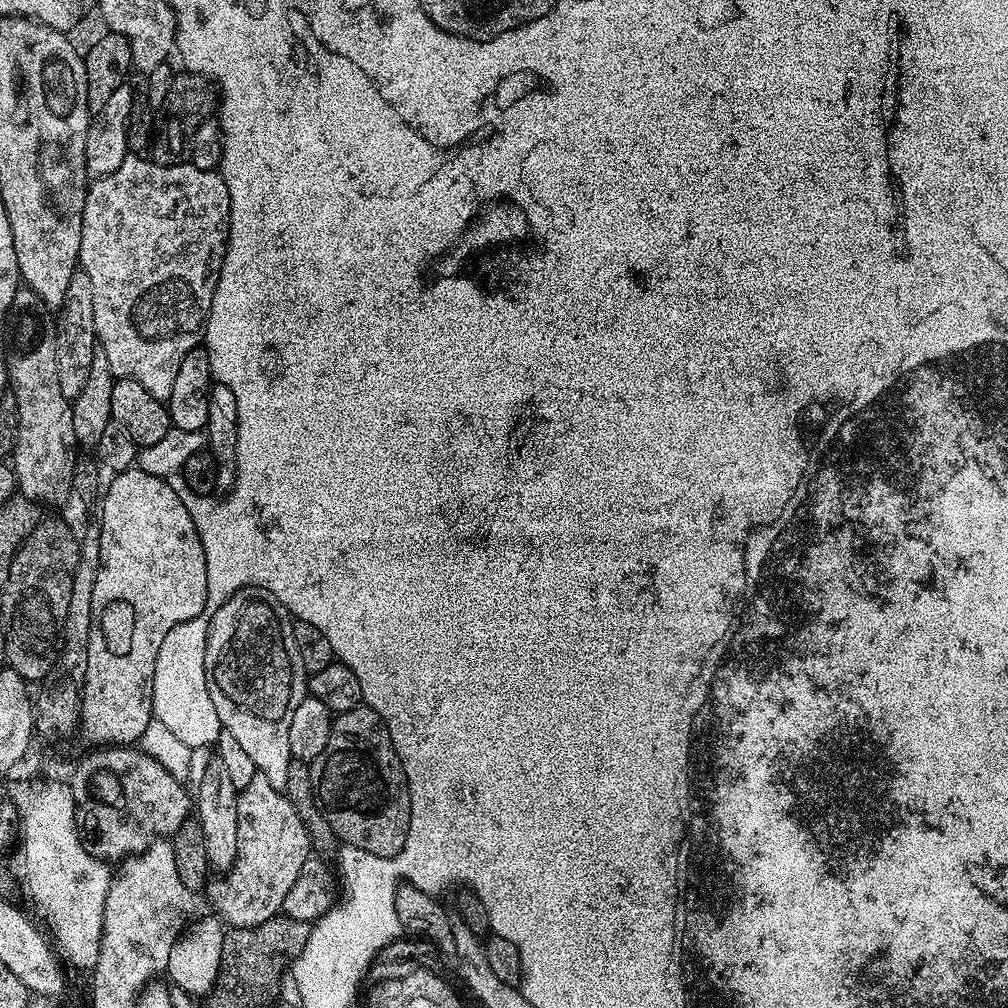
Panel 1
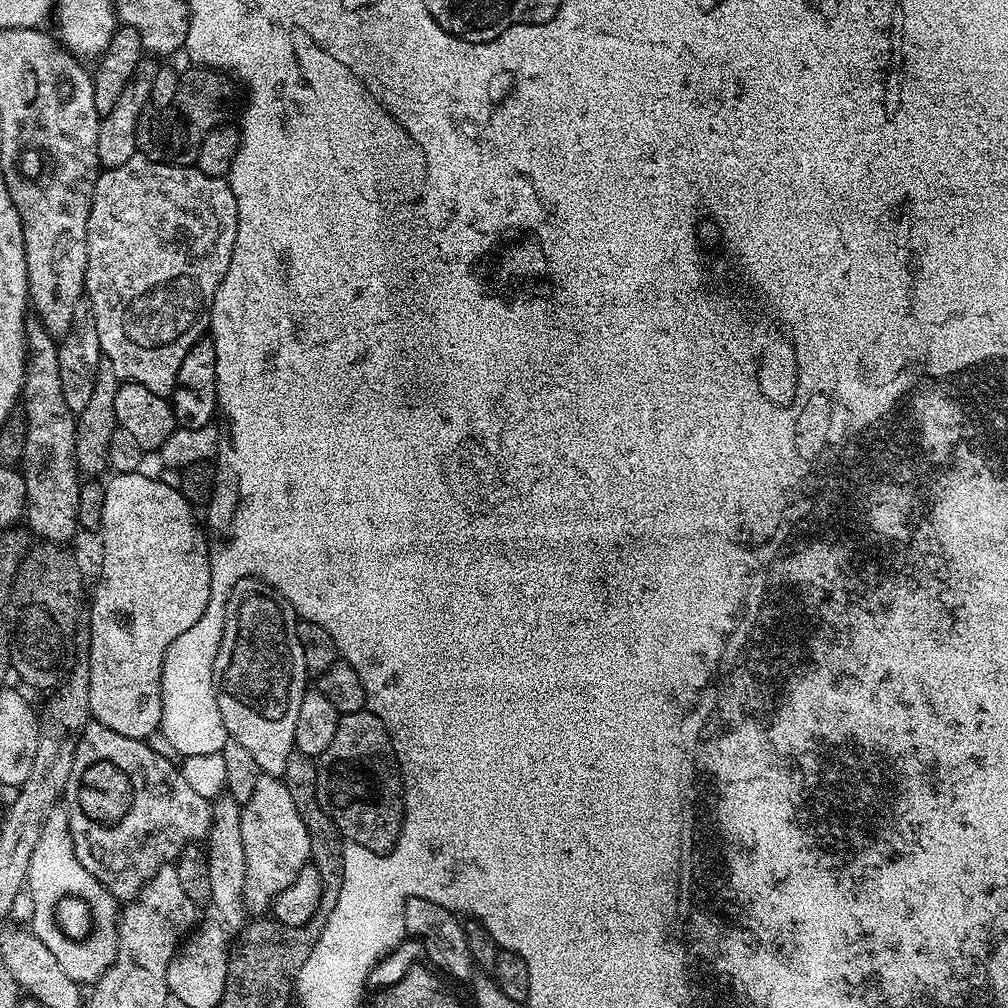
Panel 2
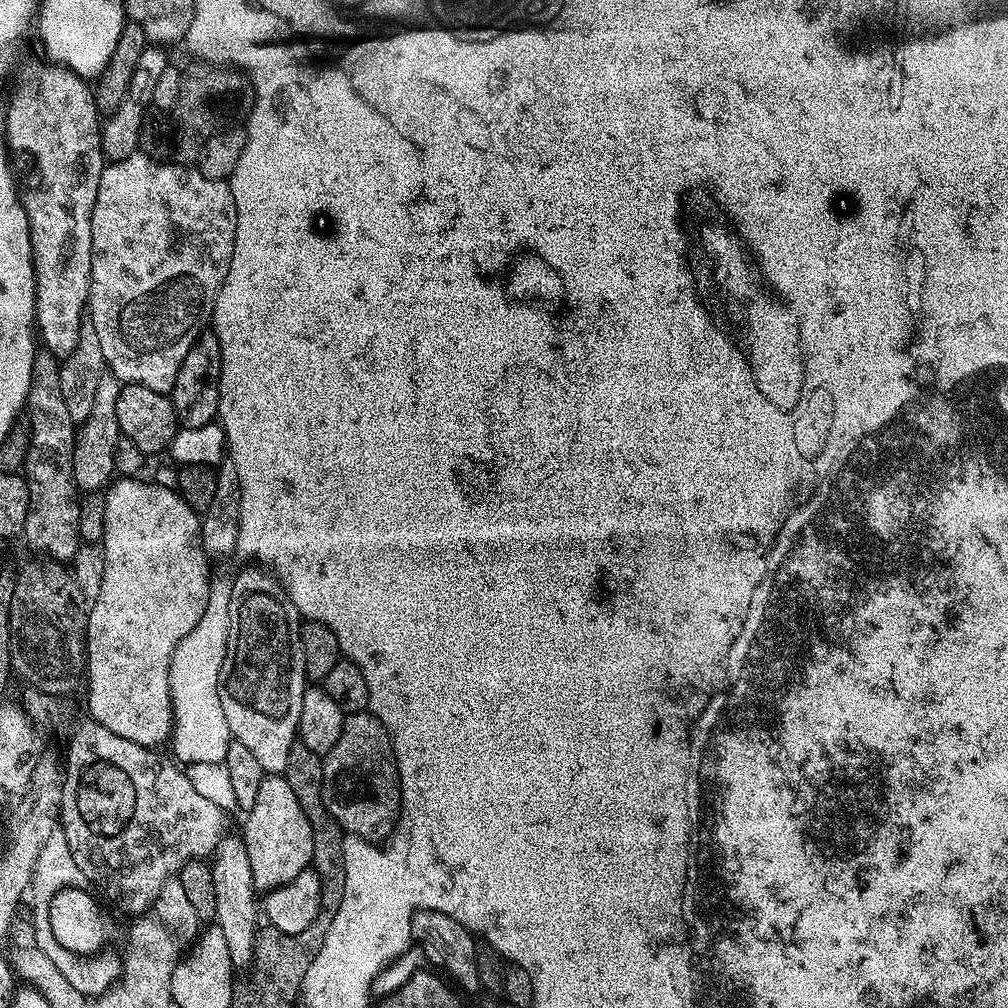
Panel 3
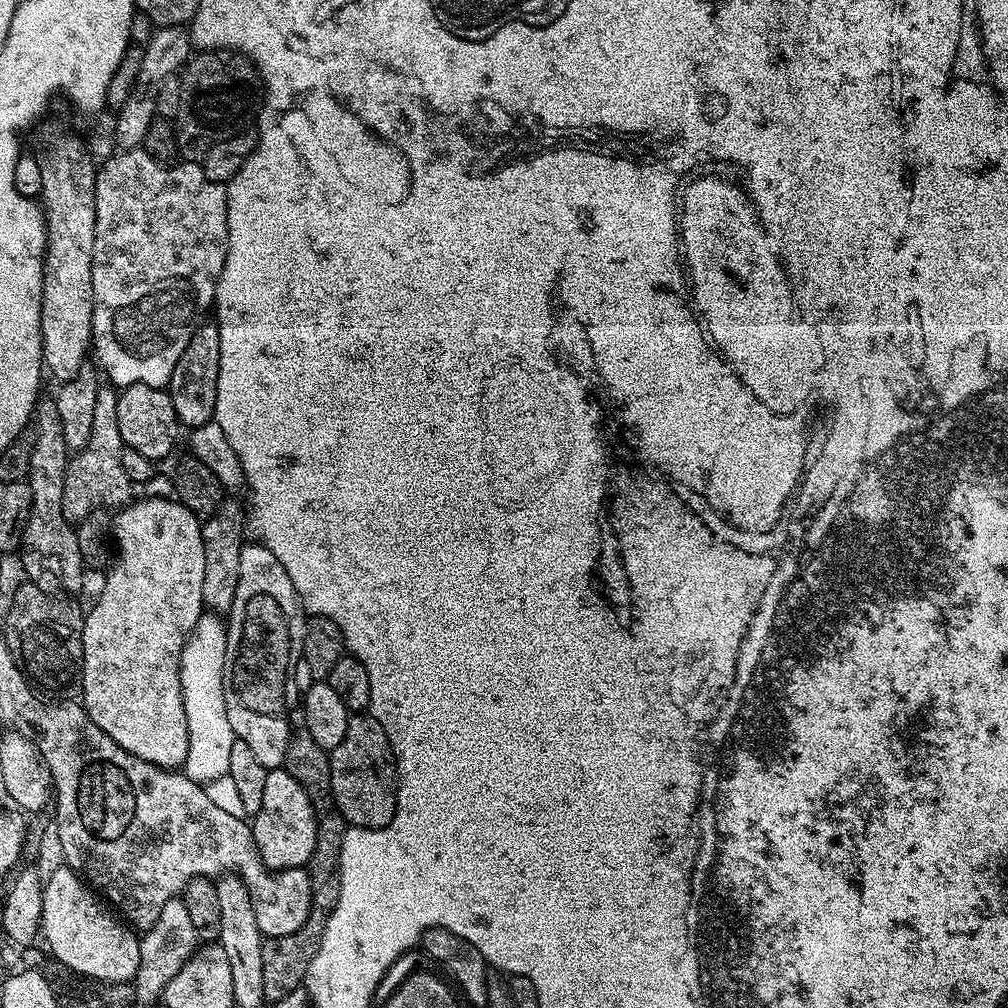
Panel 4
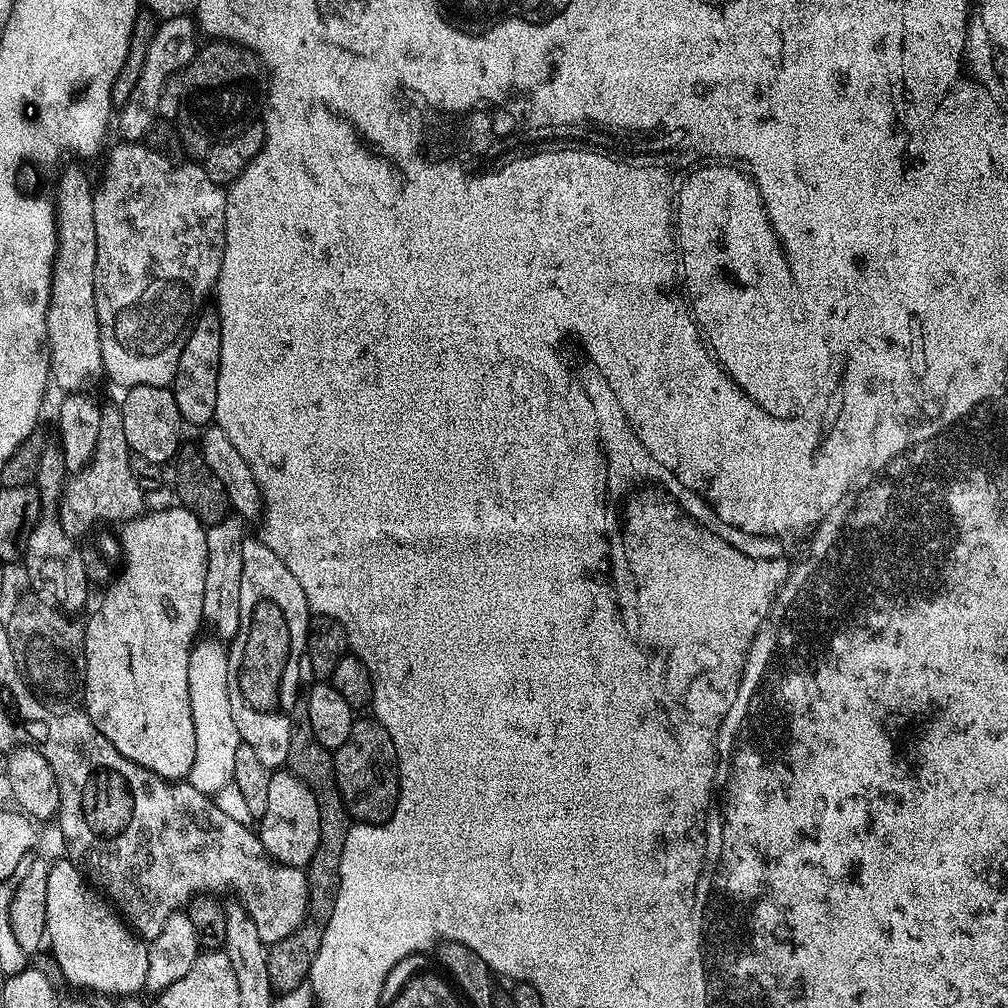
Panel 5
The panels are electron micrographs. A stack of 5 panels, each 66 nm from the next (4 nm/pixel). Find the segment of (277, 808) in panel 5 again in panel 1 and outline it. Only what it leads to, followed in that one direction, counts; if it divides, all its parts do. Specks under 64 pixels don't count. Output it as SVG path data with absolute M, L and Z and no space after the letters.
M258 774L245 788L239 789L236 801L236 861L227 873L228 880L213 879L207 885L206 893L216 907L215 915L225 925L253 928L283 913L286 893L294 887L298 873L302 871L302 862L310 859L312 839L308 837L302 818L298 818L298 810L294 810L283 791L270 786L270 781L264 776Z

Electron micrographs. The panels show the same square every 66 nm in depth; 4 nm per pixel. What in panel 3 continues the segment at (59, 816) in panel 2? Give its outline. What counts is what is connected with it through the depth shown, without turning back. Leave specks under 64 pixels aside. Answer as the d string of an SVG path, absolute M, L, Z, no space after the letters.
M53 836L46 840L45 846L38 854L38 862L35 863L35 870L29 884L28 898L29 901L32 900L32 928L36 931L35 947L40 948L42 954L46 954L50 962L54 962L54 966L58 966L62 978L67 978L82 995L95 998L117 987L122 975L121 959L117 955L115 957L108 953L108 950L90 956L79 956L77 952L66 950L66 946L62 946L62 942L54 938L49 926L49 904L56 892L66 887L77 887L82 879L81 870L69 854L69 844L62 836Z

